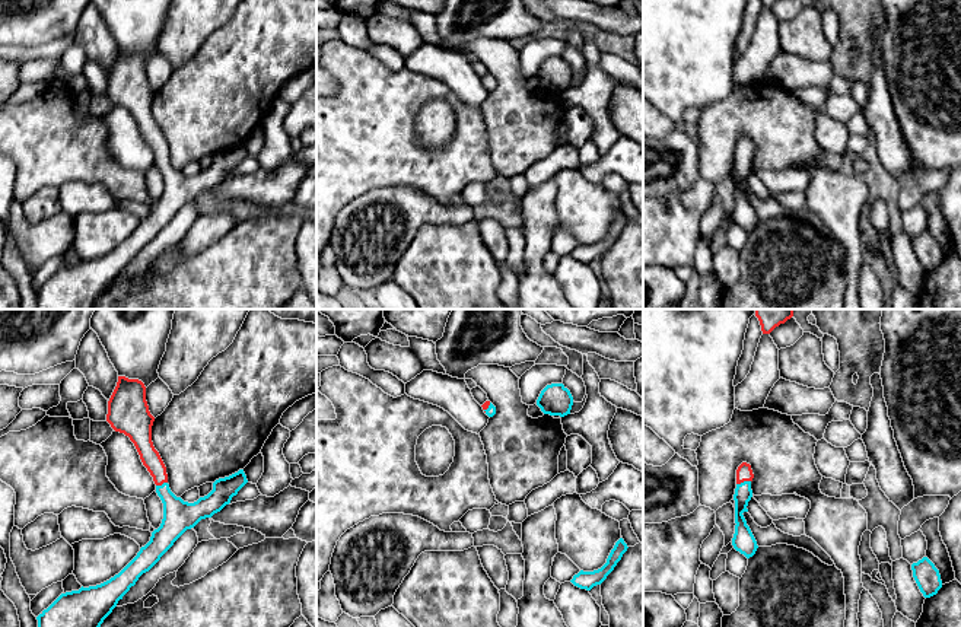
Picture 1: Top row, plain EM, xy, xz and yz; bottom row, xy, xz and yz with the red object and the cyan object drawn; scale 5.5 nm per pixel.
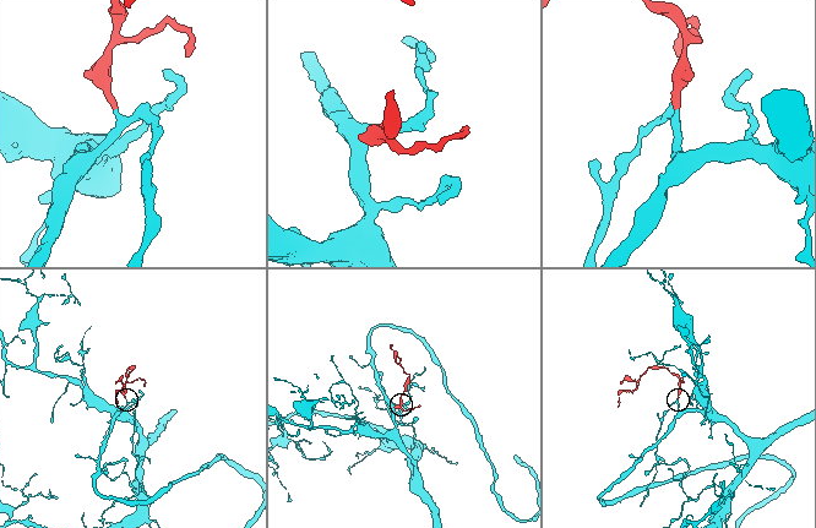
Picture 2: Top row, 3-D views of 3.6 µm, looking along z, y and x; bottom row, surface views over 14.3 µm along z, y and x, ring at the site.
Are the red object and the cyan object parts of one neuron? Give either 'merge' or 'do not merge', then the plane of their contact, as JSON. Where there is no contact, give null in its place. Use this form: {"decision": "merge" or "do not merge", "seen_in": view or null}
{"decision": "merge", "seen_in": "yz"}

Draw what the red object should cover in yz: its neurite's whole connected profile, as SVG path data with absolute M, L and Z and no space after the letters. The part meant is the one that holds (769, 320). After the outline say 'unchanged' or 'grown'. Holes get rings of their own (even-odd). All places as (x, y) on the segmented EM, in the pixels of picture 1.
M754 309L763 334L770 334L776 327L793 316L793 309Z; unchanged

